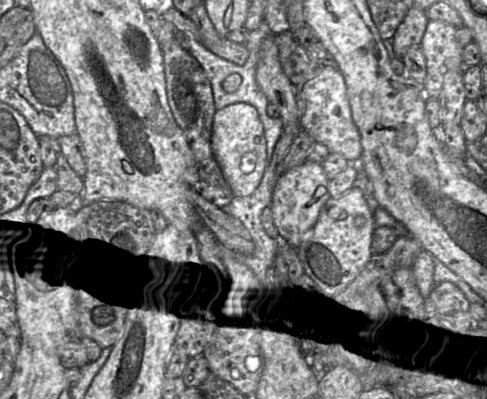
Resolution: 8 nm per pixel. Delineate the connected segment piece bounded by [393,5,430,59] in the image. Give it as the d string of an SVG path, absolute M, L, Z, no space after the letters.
M413 5L393 36L394 51L400 59L412 45L420 45L430 19L426 11Z

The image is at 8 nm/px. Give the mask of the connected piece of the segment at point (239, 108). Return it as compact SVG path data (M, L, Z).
M236 103L217 110L212 124L211 150L233 197L252 195L268 164L264 129L257 110L247 103Z

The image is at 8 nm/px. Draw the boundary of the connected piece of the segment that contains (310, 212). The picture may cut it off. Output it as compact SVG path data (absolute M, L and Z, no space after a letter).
M309 160L284 171L277 177L270 208L279 236L288 245L297 249L308 238L309 231L316 224L322 208L330 199L328 183L322 165Z

